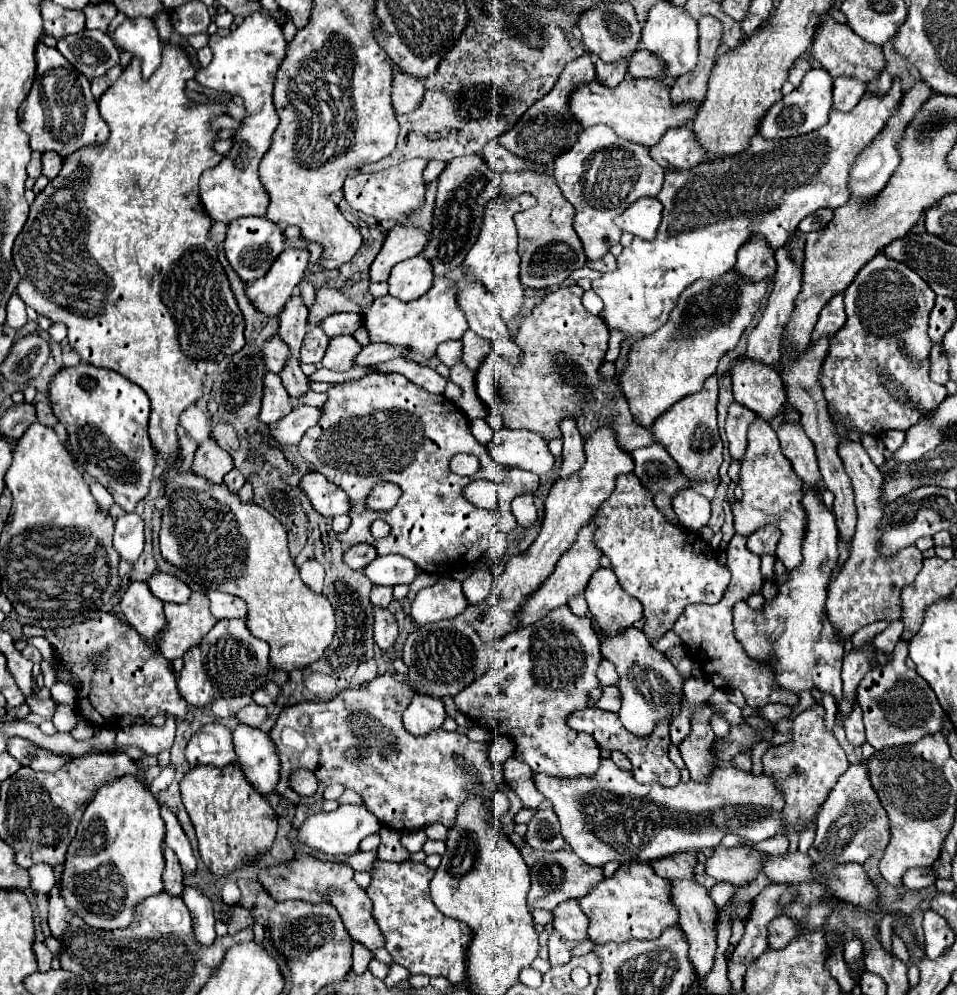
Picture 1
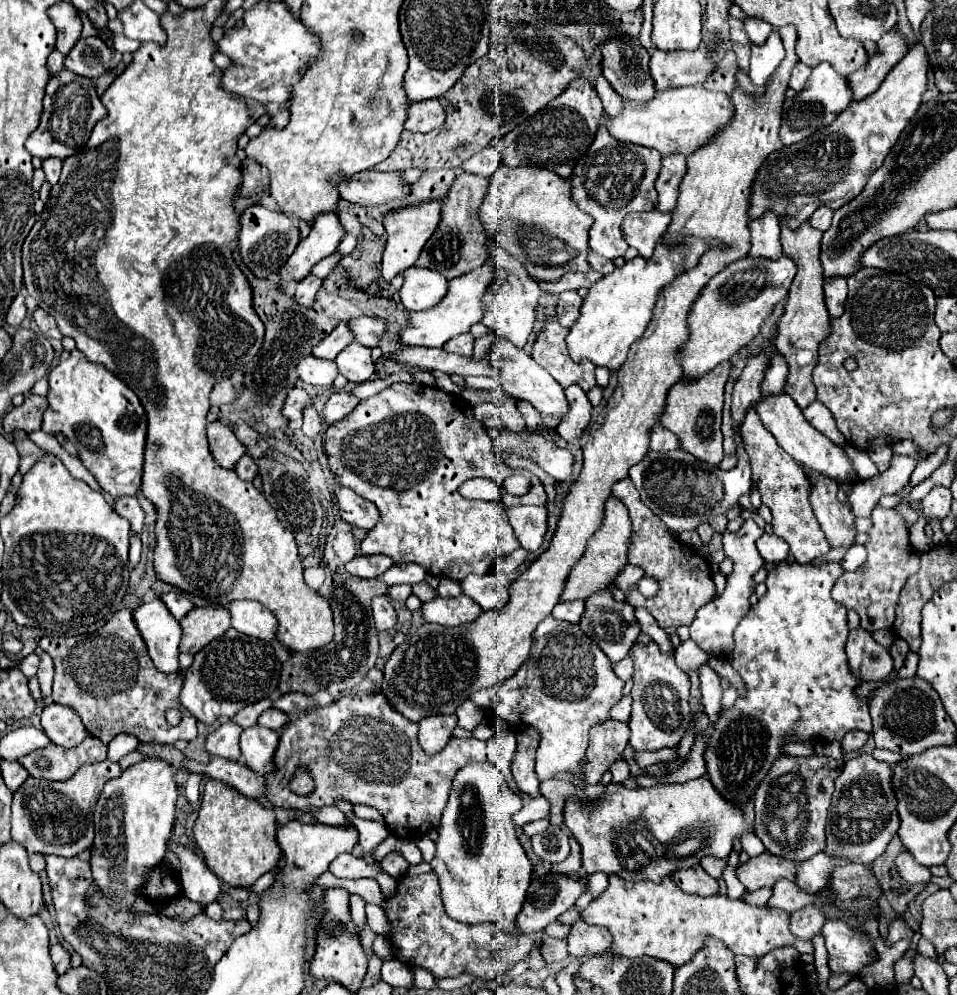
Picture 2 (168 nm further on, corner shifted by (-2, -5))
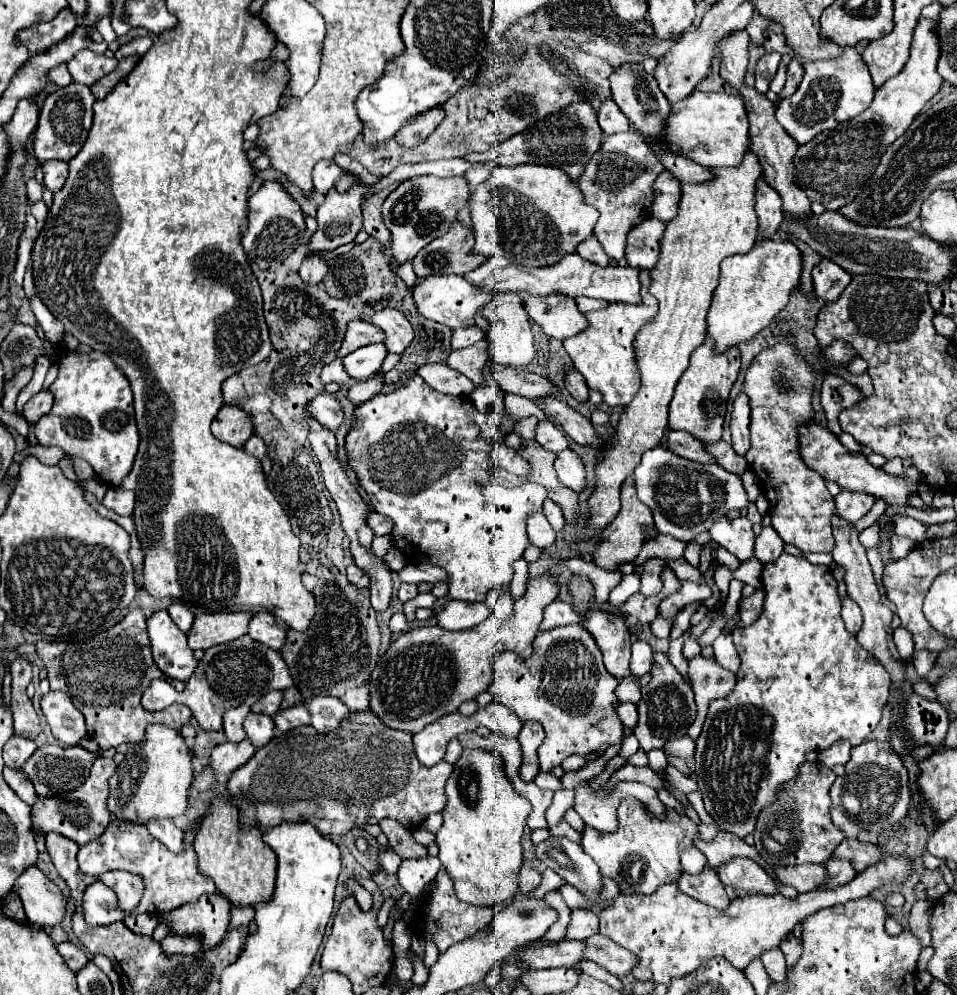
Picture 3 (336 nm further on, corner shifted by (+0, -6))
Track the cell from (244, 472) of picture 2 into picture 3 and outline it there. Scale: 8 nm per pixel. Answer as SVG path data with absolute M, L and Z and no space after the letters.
M252 436L252 438L246 442L244 450L246 450L250 456L258 458L258 460L262 460L262 458L266 456L266 446L262 444L262 440L258 440L258 436Z

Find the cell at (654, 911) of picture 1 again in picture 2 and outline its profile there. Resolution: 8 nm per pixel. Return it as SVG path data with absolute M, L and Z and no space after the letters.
M618 875L610 877L610 885L606 887L604 893L600 893L584 911L582 911L582 919L588 925L600 925L606 927L614 941L612 941L612 951L616 955L634 959L634 957L652 957L652 959L660 959L666 963L672 963L672 967L680 967L684 963L688 963L696 951L700 951L700 947L704 947L704 941L708 937L720 939L724 941L724 945L734 953L734 955L746 955L746 957L762 957L766 953L770 953L772 949L784 947L784 945L792 945L796 947L800 953L814 953L814 947L810 941L802 941L796 939L788 927L788 913L780 911L780 909L770 909L770 907L756 907L756 905L748 905L742 899L728 899L726 895L714 895L714 897L700 897L700 895L688 895L684 891L680 891L680 887L676 887L676 883L672 883L672 879L662 879L662 883L652 883L652 881L626 881L620 879Z

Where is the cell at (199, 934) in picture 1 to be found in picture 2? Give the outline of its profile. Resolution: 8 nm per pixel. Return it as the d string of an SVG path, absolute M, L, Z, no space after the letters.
M168 841L168 849L180 861L182 895L192 901L198 901L202 905L216 901L216 895L220 893L220 881L206 867L204 859L192 847L186 847L186 845L180 845L174 841Z

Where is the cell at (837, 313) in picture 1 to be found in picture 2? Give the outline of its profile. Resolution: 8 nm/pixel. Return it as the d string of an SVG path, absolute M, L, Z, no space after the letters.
M832 277L824 283L824 295L826 295L826 307L832 317L840 317L844 313L844 299L846 299L846 279Z

